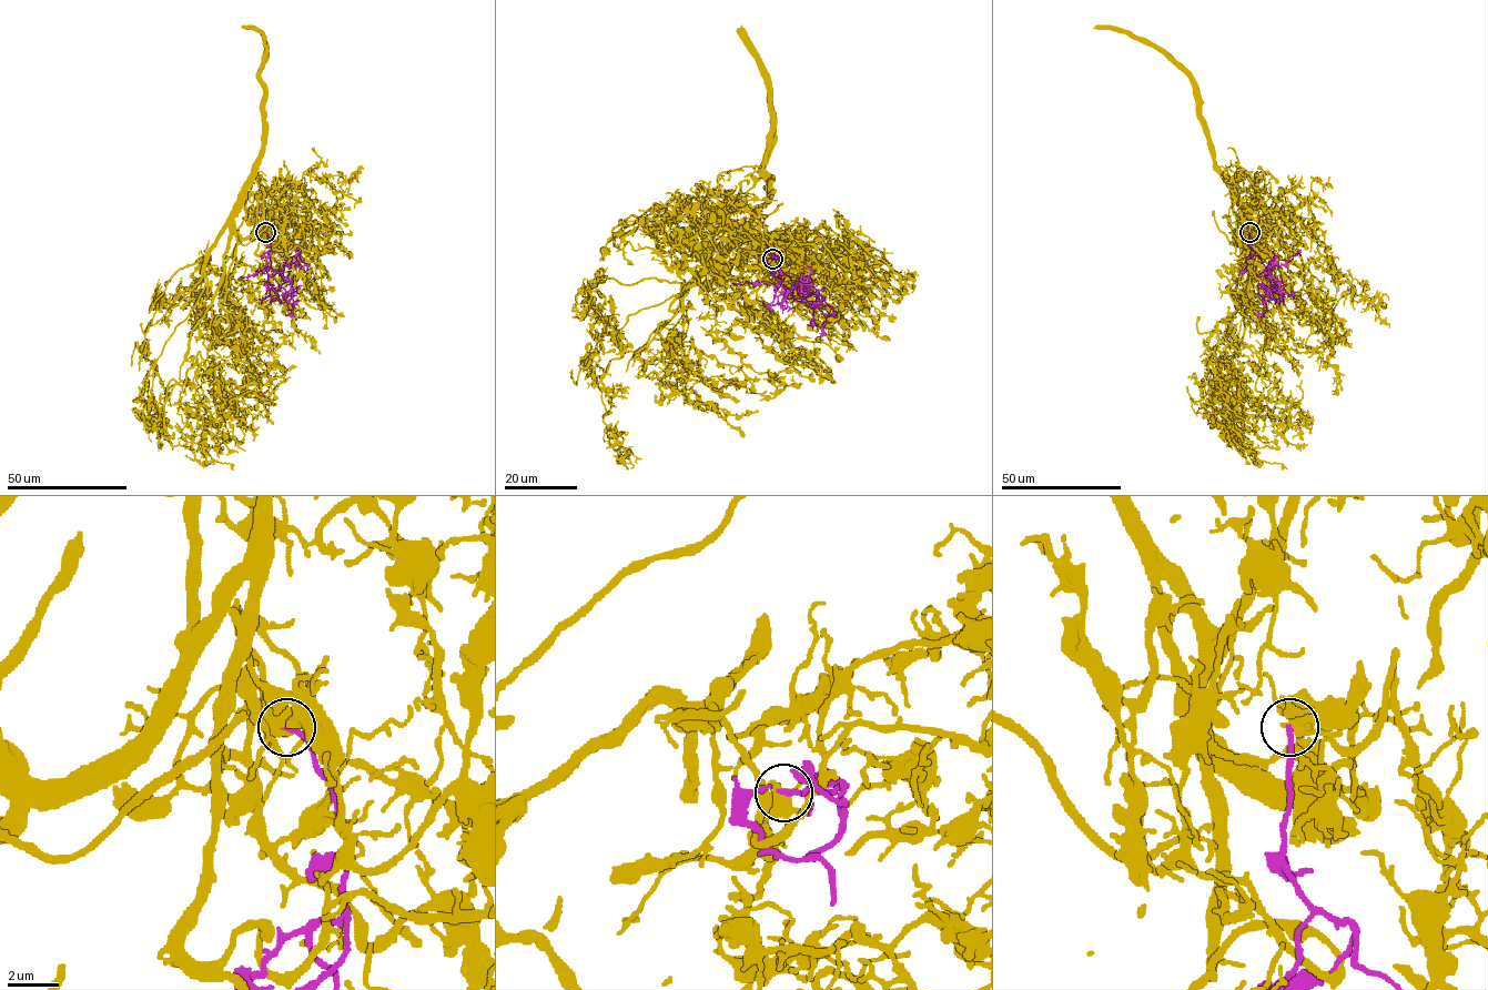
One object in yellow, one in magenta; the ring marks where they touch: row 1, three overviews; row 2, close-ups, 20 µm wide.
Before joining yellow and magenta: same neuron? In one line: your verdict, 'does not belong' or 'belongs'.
does not belong

